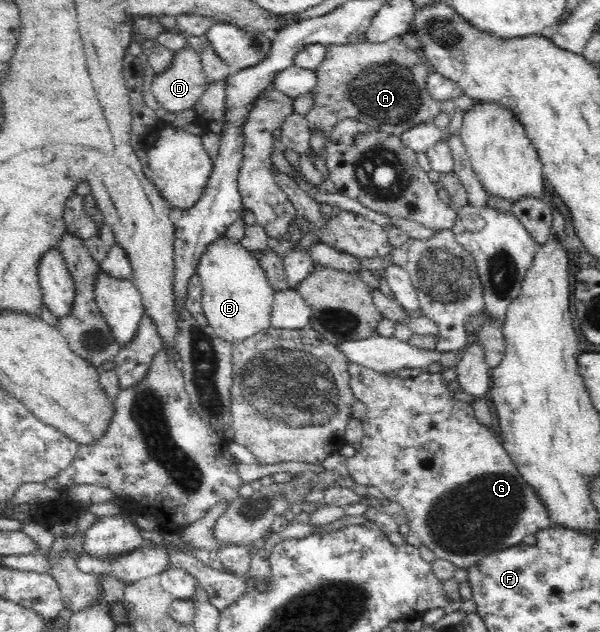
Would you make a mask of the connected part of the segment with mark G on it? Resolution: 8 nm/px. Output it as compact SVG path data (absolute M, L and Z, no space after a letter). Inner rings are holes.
M355 362L348 364L350 370L350 389L354 397L365 405L365 420L363 421L364 436L361 441L361 450L352 458L346 459L345 463L350 476L355 480L356 485L376 486L385 496L385 499L399 502L408 514L408 525L410 532L415 534L424 546L427 546L434 552L435 557L450 561L456 568L465 568L475 565L489 554L500 552L517 546L522 543L522 538L528 534L536 535L545 528L552 527L547 508L543 506L540 496L535 494L534 489L518 474L518 469L512 463L512 459L502 444L498 442L494 432L490 427L484 426L478 422L475 417L475 410L471 403L460 401L453 397L454 392L450 392L445 385L445 379L441 372L431 374L429 371L418 374L416 378L399 378L398 376L380 375L374 370Z

